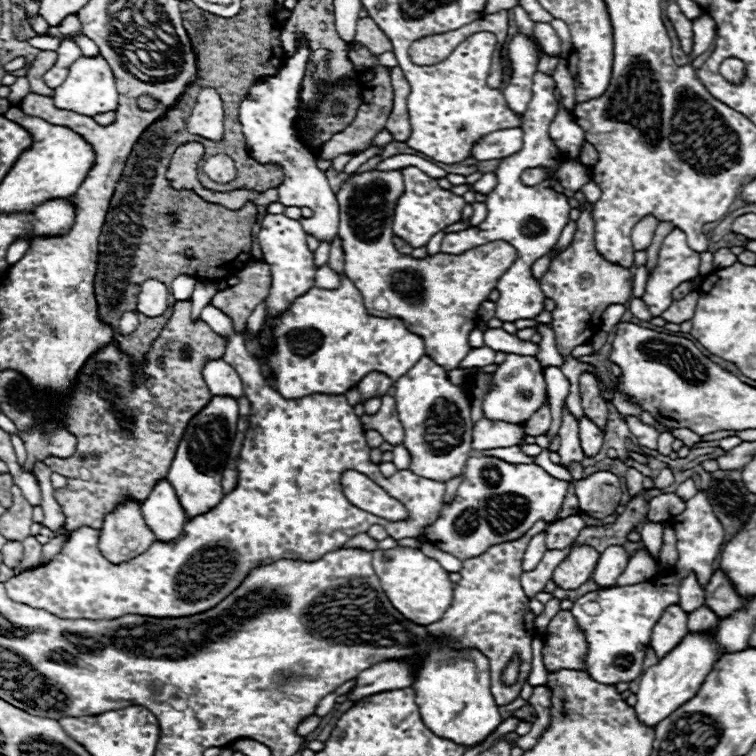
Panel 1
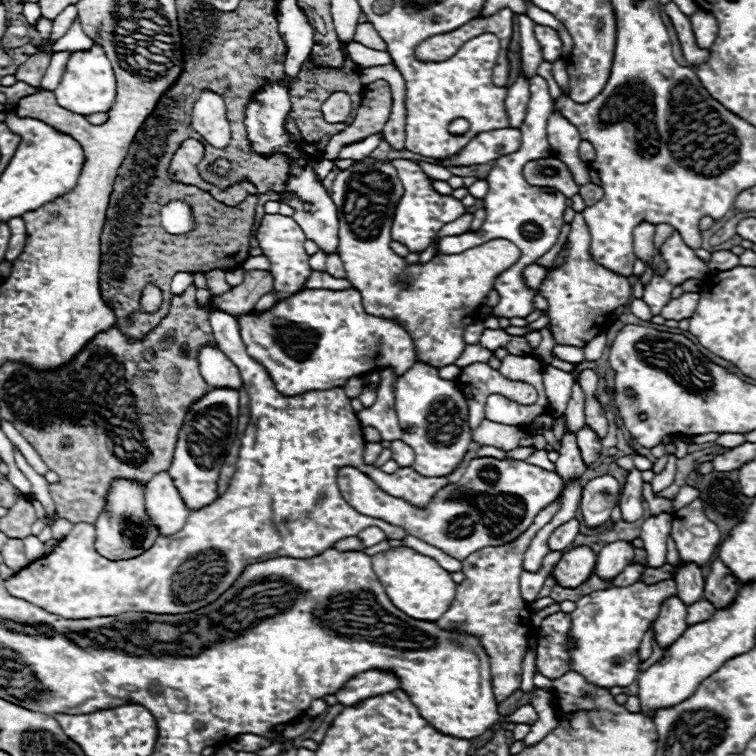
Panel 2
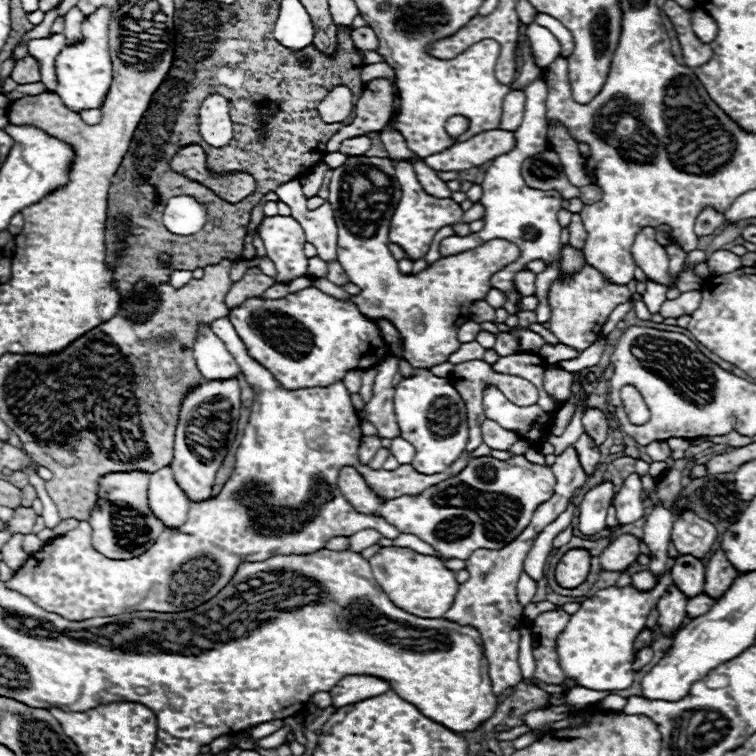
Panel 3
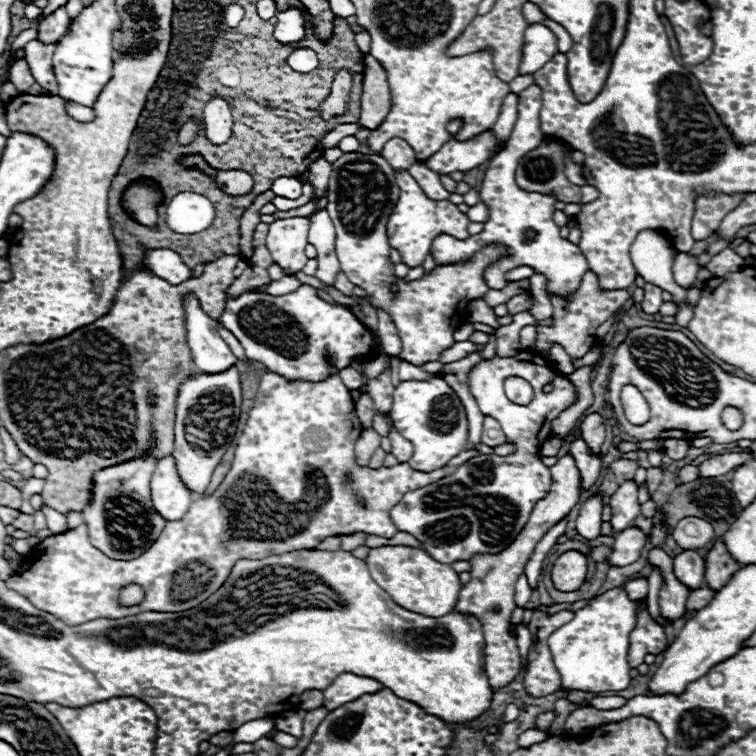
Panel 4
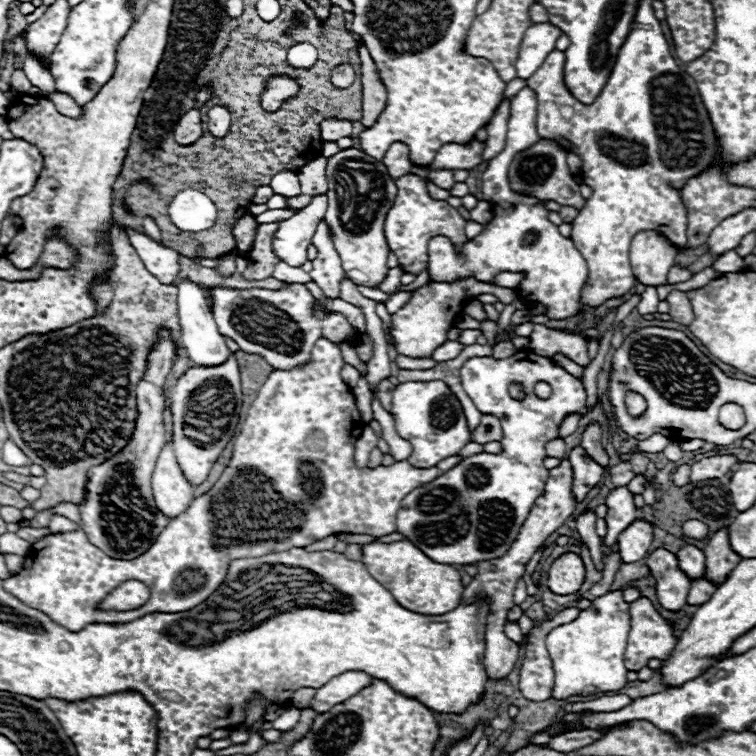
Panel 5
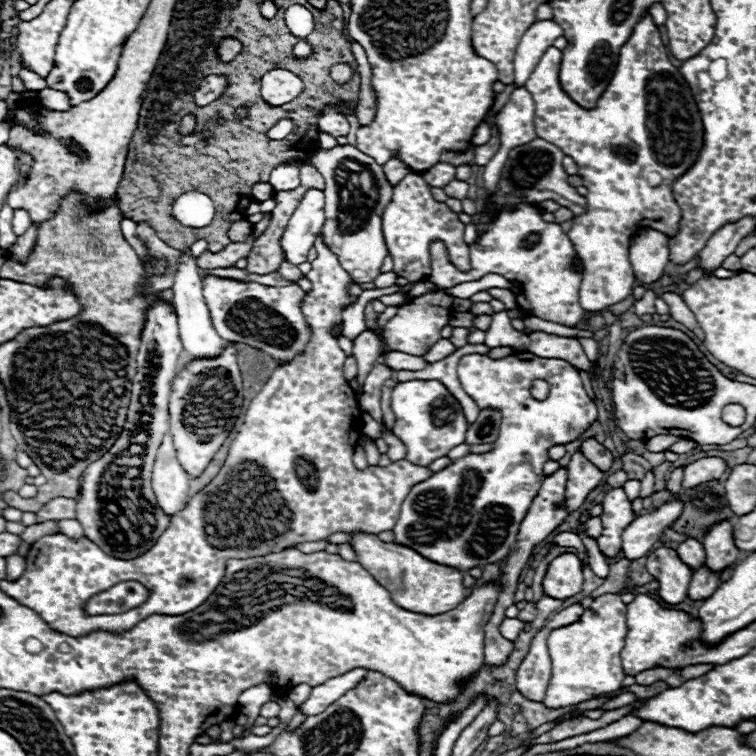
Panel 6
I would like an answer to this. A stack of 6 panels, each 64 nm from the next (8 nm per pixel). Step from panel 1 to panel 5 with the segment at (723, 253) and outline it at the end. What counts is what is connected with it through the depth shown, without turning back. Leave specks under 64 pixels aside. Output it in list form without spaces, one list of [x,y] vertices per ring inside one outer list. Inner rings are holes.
[[[728,250],[724,252],[720,258],[716,258],[712,262],[712,268],[720,274],[728,274],[728,272],[740,272],[744,270],[744,260],[734,252],[734,250]]]

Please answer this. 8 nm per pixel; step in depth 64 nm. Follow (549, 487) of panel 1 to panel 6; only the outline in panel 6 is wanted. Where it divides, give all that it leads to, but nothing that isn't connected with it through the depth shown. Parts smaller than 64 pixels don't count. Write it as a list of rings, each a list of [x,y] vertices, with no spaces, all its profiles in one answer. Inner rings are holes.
[[[529,351],[500,360],[468,354],[460,360],[458,374],[466,394],[482,410],[492,408],[502,412],[500,438],[494,450],[454,460],[448,468],[428,478],[428,482],[414,486],[402,502],[392,532],[398,544],[412,546],[432,562],[466,572],[474,566],[498,562],[508,554],[516,542],[520,522],[546,478],[542,466],[548,460],[548,448],[578,438],[596,420],[598,412],[576,368],[558,358],[540,358]],[[534,380],[546,380],[550,384],[550,396],[546,400],[532,398],[530,388]]]

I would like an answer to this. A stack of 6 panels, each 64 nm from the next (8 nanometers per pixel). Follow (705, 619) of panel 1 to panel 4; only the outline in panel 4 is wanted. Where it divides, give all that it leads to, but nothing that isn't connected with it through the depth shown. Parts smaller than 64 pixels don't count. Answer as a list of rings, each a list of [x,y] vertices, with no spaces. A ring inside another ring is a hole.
[[[700,588],[700,590],[694,590],[694,592],[690,592],[690,596],[688,596],[688,610],[694,610],[694,612],[698,612],[698,610],[702,610],[702,608],[706,608],[708,606],[708,602],[712,602],[712,598],[714,598],[714,592],[710,590],[710,588]]]

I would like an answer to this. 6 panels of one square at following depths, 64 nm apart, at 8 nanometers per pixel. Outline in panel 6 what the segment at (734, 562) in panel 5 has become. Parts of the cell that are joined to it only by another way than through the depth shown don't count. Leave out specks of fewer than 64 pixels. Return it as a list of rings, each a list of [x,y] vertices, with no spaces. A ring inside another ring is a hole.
[[[720,522],[704,534],[704,550],[706,550],[706,564],[714,572],[724,572],[726,568],[734,566],[746,554],[734,546],[732,540],[732,524]]]

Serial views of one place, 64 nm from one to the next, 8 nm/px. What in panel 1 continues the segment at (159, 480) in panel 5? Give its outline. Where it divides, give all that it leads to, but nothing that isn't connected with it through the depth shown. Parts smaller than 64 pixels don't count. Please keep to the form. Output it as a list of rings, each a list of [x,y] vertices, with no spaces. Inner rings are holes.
[[[160,480],[154,486],[152,494],[142,504],[142,516],[158,542],[176,540],[188,520],[168,480]]]

